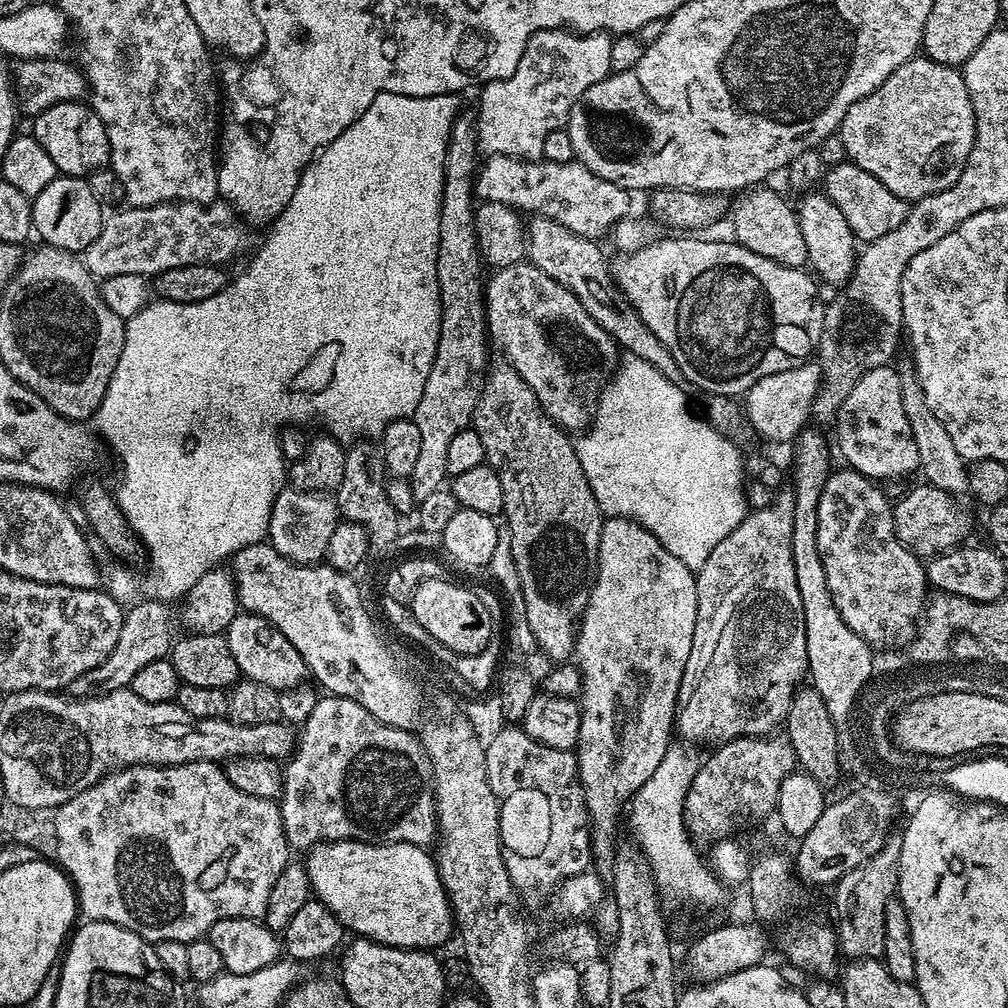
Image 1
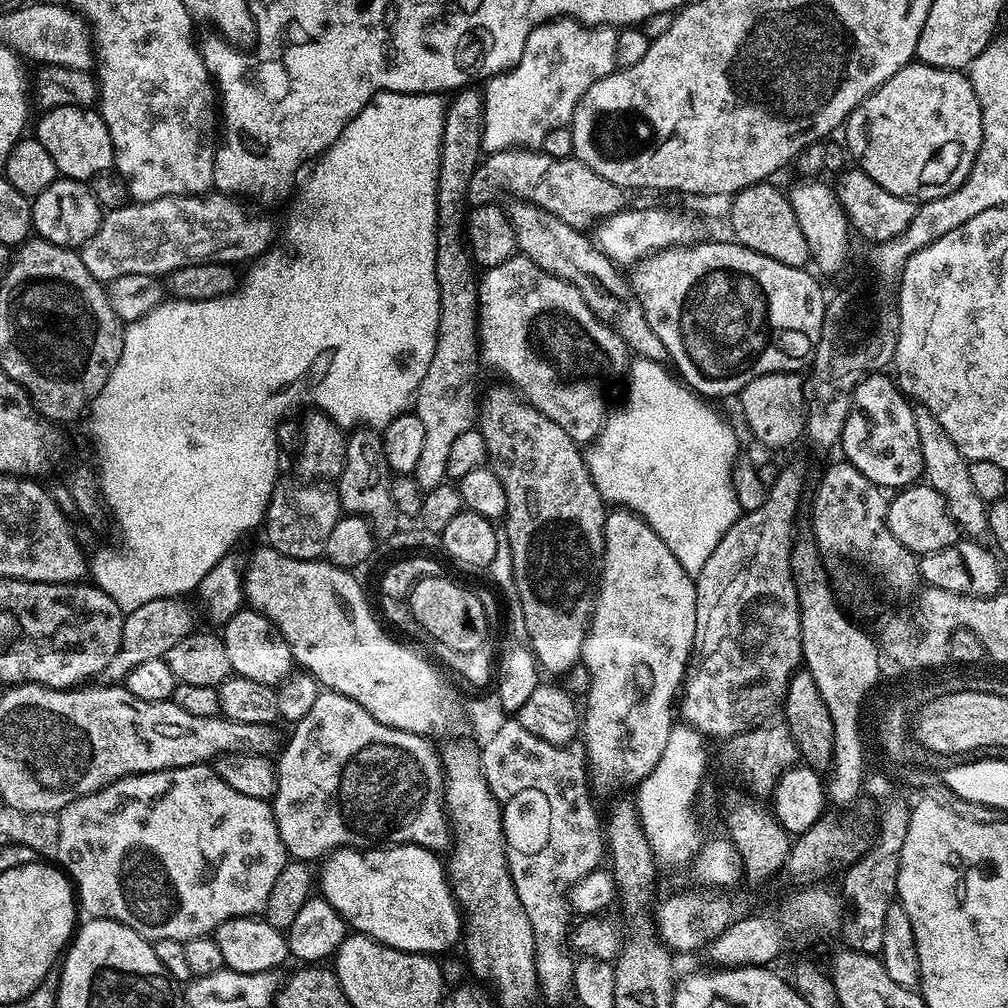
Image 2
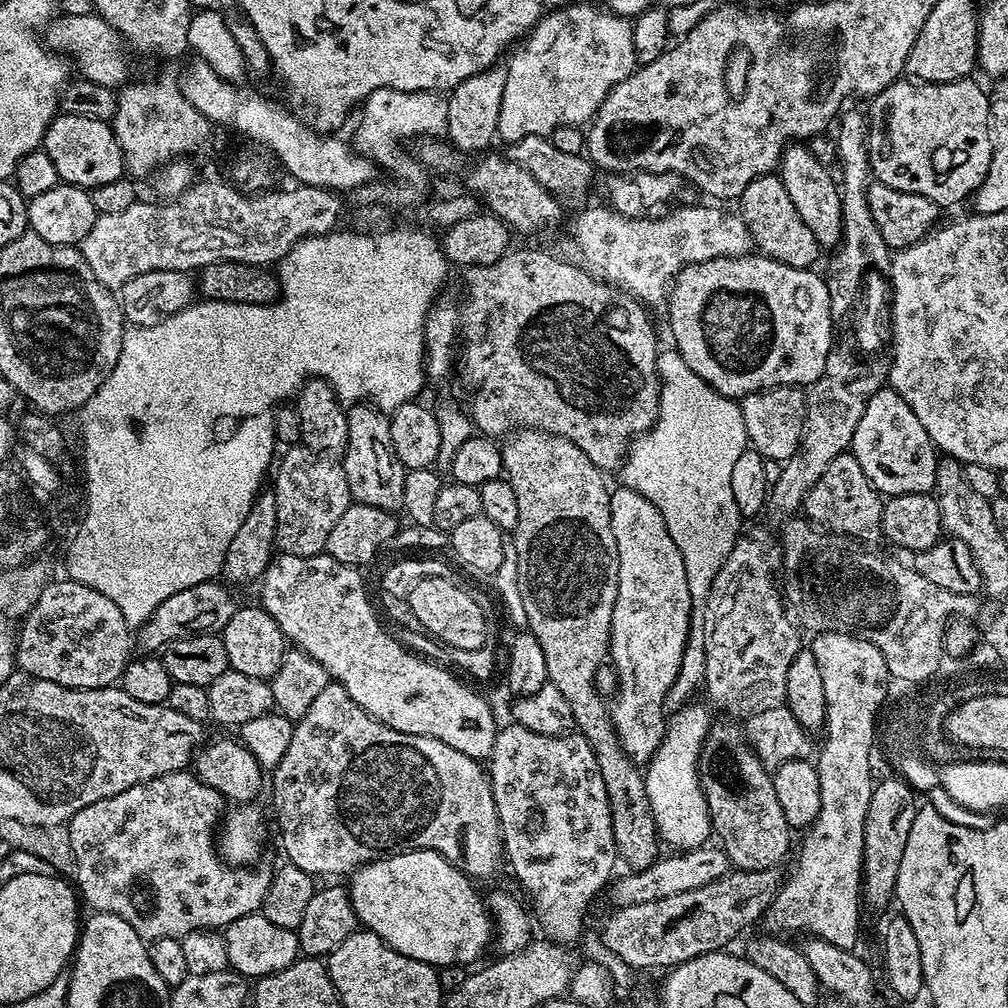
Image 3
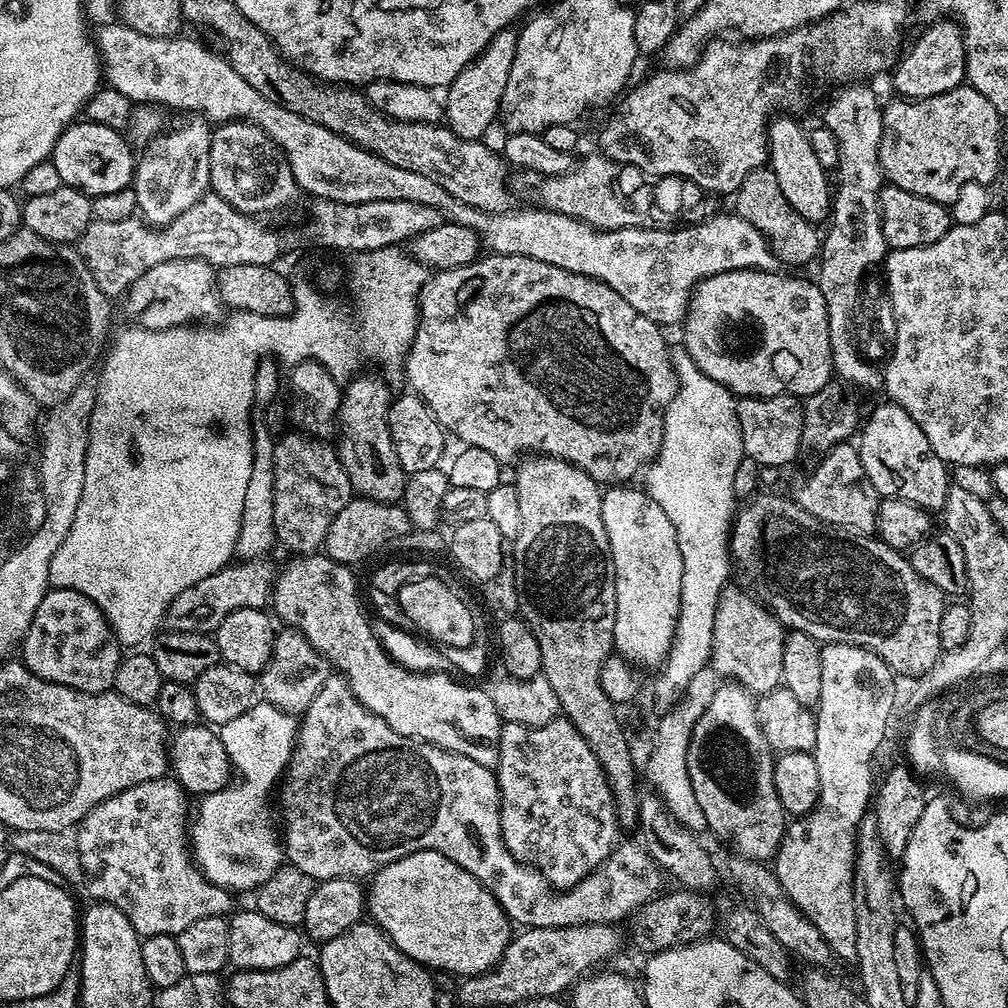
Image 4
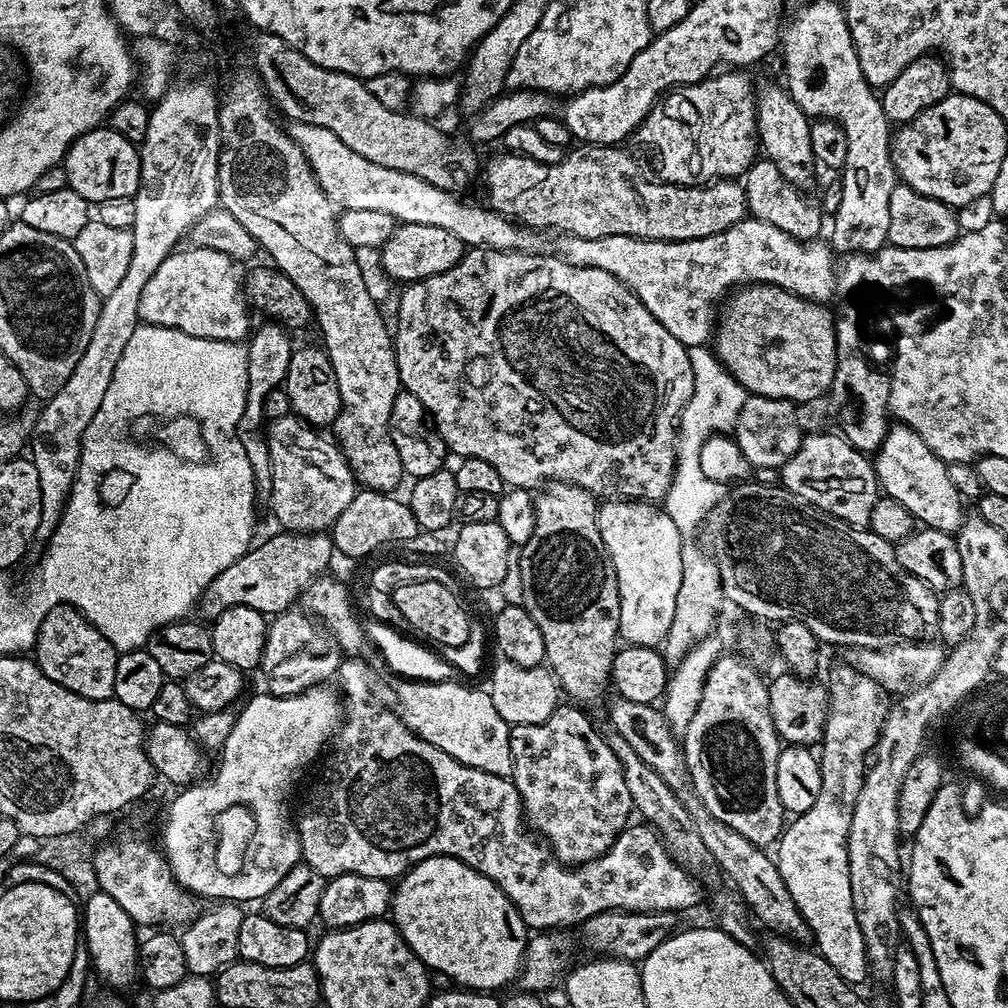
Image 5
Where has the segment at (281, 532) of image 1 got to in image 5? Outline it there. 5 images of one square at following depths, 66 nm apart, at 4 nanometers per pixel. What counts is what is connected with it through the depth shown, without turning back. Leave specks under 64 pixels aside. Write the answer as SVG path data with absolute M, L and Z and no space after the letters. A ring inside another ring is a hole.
M295 414L271 421L266 435L272 462L270 507L279 527L285 532L328 532L358 491L356 477L339 443L328 441Z

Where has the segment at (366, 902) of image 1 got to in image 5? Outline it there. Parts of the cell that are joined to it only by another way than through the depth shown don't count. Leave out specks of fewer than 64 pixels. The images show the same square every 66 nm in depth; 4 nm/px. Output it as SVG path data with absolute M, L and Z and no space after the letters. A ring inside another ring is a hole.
M431 856L422 862L413 864L403 876L395 881L392 889L392 906L390 909L390 919L396 928L402 934L402 938L410 946L410 950L414 950L414 954L429 970L441 971L450 974L450 978L456 986L465 990L498 990L496 988L507 989L508 983L515 981L520 975L520 969L524 966L524 951L528 949L528 941L530 939L530 929L524 923L522 914L518 914L518 910L514 906L514 902L510 902L510 898L506 898L506 894L502 894L502 890L494 882L490 882L490 878L486 878L478 870L474 870L470 866L466 866L458 858L453 856Z

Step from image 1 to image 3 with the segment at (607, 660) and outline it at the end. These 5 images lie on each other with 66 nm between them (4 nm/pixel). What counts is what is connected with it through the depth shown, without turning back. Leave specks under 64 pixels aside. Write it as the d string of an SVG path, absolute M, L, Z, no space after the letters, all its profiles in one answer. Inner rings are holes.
M623 486L611 489L610 526L616 543L616 601L610 618L607 655L616 670L616 690L610 700L612 725L622 750L631 760L647 762L656 753L666 727L664 698L678 676L684 647L690 639L688 622L694 601L686 578L686 566L674 538L664 525L662 514L642 494Z

